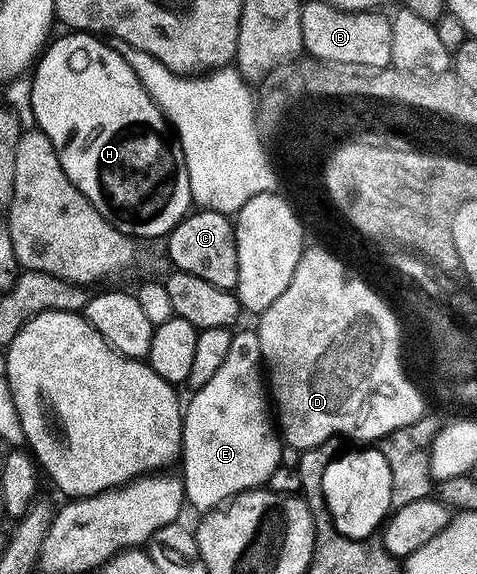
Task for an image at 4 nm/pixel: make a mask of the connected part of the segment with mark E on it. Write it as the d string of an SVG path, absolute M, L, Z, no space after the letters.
M238 329L231 340L227 360L223 360L219 372L203 384L203 388L192 391L193 399L183 410L183 433L181 435L181 457L179 467L185 483L185 500L190 507L208 512L234 499L246 490L256 490L268 483L271 472L282 465L283 442L278 427L271 417L271 402L267 397L267 382L263 377L263 363L259 336L256 329Z

